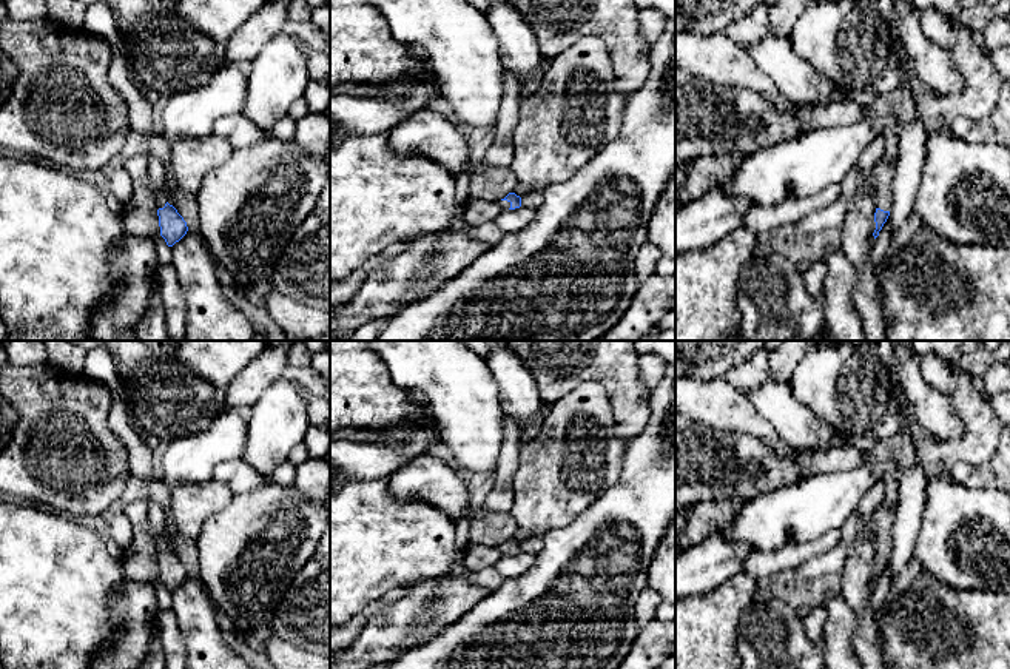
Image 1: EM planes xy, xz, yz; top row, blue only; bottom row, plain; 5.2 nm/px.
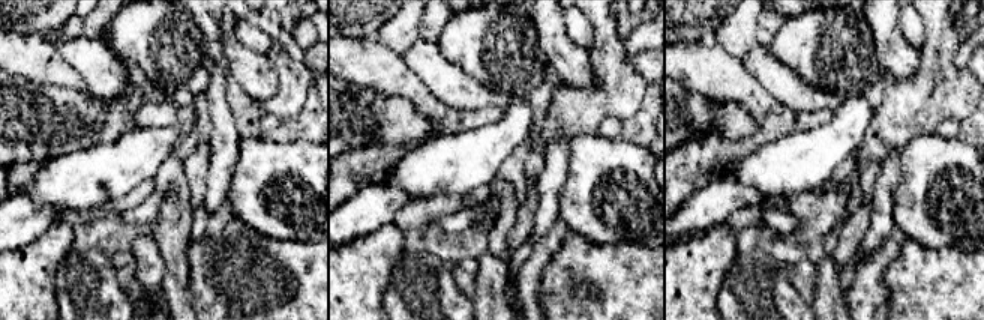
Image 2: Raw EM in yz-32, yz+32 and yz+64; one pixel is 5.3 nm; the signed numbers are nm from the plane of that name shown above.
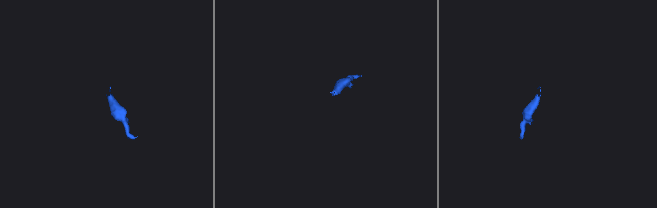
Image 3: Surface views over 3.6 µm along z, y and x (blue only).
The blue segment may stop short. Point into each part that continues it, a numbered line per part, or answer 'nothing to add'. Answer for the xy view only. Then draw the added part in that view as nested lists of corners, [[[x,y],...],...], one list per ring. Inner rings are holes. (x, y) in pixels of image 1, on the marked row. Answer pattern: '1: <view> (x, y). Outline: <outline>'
1: xy (156, 168). Outline: [[[148,150],[145,156],[148,159],[148,171],[151,183],[157,191],[157,208],[163,208],[165,203],[168,202],[168,193],[165,190],[165,177],[167,177],[165,166],[157,157],[151,156]]]

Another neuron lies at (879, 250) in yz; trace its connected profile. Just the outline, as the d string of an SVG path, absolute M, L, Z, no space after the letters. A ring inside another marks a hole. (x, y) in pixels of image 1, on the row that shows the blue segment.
M887 219L887 222L884 224L882 230L879 231L879 236L876 237L871 253L870 253L870 262L873 265L880 265L882 261L885 259L891 237L893 237L893 230L891 230L890 220Z

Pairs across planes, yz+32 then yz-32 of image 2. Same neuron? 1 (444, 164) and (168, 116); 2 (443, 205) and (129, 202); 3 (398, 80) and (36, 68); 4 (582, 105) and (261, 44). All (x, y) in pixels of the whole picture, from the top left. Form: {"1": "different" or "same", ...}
{"1": "different", "2": "same", "3": "same", "4": "different"}

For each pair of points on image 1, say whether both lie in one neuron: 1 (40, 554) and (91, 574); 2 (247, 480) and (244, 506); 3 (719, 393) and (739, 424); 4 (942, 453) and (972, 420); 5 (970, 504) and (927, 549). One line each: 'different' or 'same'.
1: same
2: different
3: same
4: same
5: same

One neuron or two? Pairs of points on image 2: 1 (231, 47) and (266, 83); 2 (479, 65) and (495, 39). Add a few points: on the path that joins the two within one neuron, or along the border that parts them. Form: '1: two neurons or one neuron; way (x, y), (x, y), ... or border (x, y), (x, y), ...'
1: one neuron; way (239, 56), (257, 74)
2: one neuron; way (485, 59), (495, 45)

